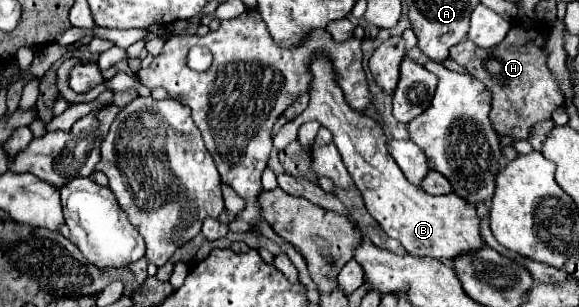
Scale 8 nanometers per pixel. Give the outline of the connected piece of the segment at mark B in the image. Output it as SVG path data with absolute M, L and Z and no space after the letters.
M316 56L312 60L310 68L314 80L310 88L310 104L308 108L294 118L292 122L286 122L280 132L274 136L274 146L278 150L286 148L290 142L296 140L298 128L302 122L316 120L322 126L326 126L332 136L334 144L342 156L342 162L346 170L350 172L356 188L360 190L364 198L364 206L370 212L372 218L378 220L382 230L398 240L410 256L430 256L436 260L452 260L460 254L480 250L486 244L480 236L480 218L476 214L476 208L458 198L456 194L444 194L444 196L432 196L426 194L420 186L414 186L406 180L402 170L392 162L388 150L386 150L386 136L378 122L368 118L366 114L360 114L352 110L342 90L336 84L336 76L332 72L332 64L326 56Z

